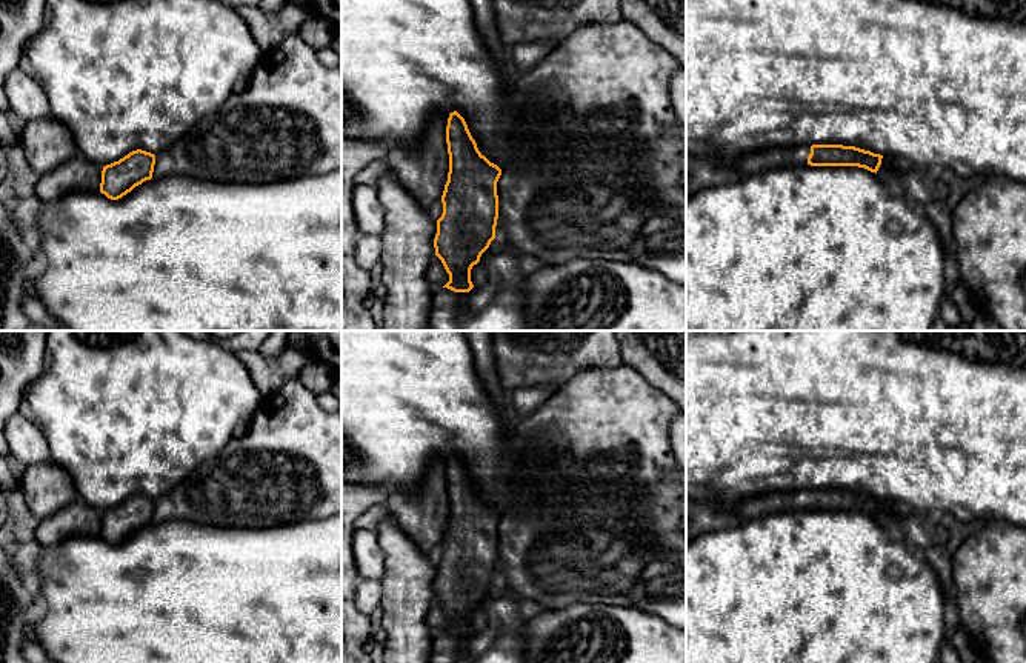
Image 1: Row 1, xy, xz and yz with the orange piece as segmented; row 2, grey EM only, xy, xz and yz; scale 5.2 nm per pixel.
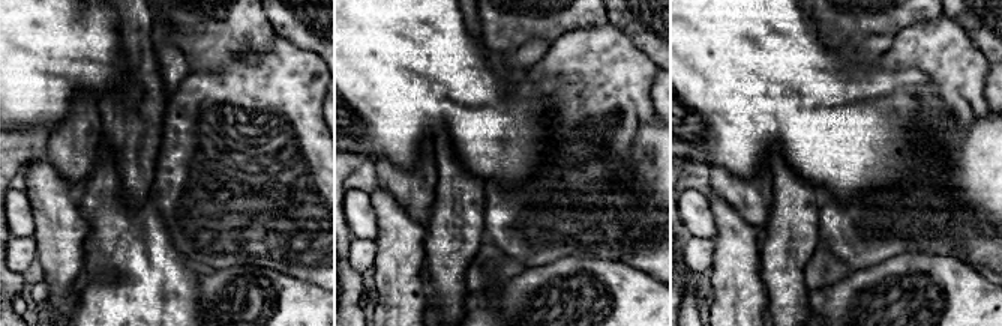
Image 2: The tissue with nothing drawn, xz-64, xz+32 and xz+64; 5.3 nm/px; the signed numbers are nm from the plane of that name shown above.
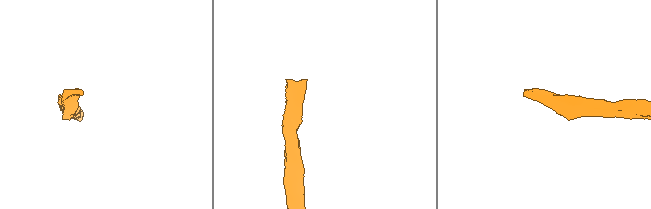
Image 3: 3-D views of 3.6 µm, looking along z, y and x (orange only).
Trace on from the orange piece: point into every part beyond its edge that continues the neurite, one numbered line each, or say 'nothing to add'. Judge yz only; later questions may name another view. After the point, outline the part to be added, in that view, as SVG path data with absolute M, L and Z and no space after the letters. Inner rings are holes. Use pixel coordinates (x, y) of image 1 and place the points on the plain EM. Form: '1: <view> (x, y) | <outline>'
1: yz (702, 517) | M809 489L794 492L769 492L725 503L721 500L695 501L686 498L686 545L697 537L745 520L789 511L808 509Z

